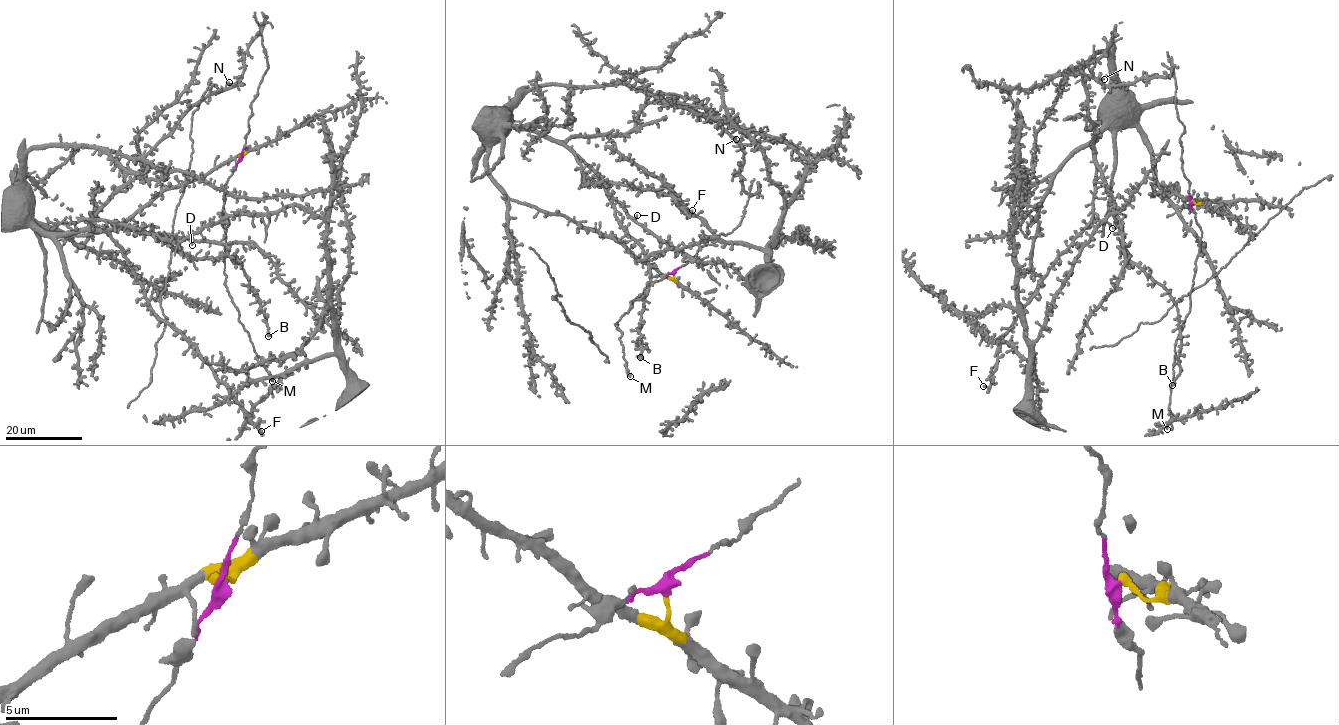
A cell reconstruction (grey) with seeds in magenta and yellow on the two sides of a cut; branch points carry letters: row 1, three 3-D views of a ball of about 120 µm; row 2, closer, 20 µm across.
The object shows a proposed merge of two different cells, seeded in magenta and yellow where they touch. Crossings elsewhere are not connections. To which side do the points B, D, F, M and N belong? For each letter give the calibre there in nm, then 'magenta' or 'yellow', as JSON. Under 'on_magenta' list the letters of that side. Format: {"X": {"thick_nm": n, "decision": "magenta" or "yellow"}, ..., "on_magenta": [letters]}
{"B": {"thick_nm": 440, "decision": "yellow"}, "D": {"thick_nm": 180, "decision": "yellow"}, "F": {"thick_nm": 200, "decision": "yellow"}, "M": {"thick_nm": 320, "decision": "magenta"}, "N": {"thick_nm": 180, "decision": "yellow"}, "on_magenta": ["M"]}

